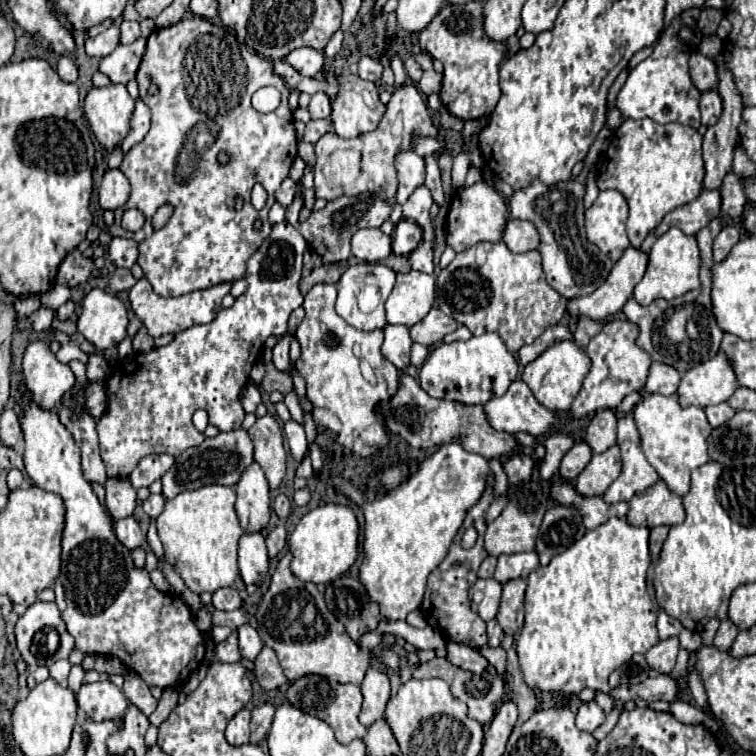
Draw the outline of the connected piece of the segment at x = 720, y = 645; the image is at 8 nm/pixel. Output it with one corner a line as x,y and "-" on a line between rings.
725,619
725,621
721,621
721,625
719,625
719,629
717,629
717,635
715,635
713,645
715,645
717,649
721,649
721,651
729,651
737,635
739,635
739,629
733,625
733,621

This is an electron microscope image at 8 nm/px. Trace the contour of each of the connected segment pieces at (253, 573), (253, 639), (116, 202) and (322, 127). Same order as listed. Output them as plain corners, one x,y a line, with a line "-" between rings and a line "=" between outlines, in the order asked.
261,533
255,535
243,535
239,541
239,571
241,571
241,579
245,585
263,585
263,577
267,577
269,573
269,557
267,557
267,547
265,547
265,539
=
243,625
237,629
239,631
239,649
241,649
241,657
255,661
255,657
261,653
263,649
263,641
259,637
259,633
251,627
251,625
=
109,169
103,177
103,183
99,187
99,205
103,211
119,209
129,199
129,183
127,177
119,169
=
319,119
319,121
309,121
307,123
307,129
305,129
305,135
303,135
303,141
307,143
317,143
325,133
331,133
333,131
333,125
331,125
331,119

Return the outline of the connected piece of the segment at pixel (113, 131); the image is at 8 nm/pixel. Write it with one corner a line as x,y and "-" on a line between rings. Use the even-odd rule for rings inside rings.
109,85
103,89
93,87
85,97
83,109
89,127
107,151
119,147
131,131
135,101
129,97
125,85

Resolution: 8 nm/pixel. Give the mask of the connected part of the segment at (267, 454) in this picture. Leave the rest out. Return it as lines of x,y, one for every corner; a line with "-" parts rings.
273,415
259,417
255,425
249,429
253,447
255,447
255,461
261,465
269,487
277,489
281,479
285,477
285,447
283,447
283,431
281,425

